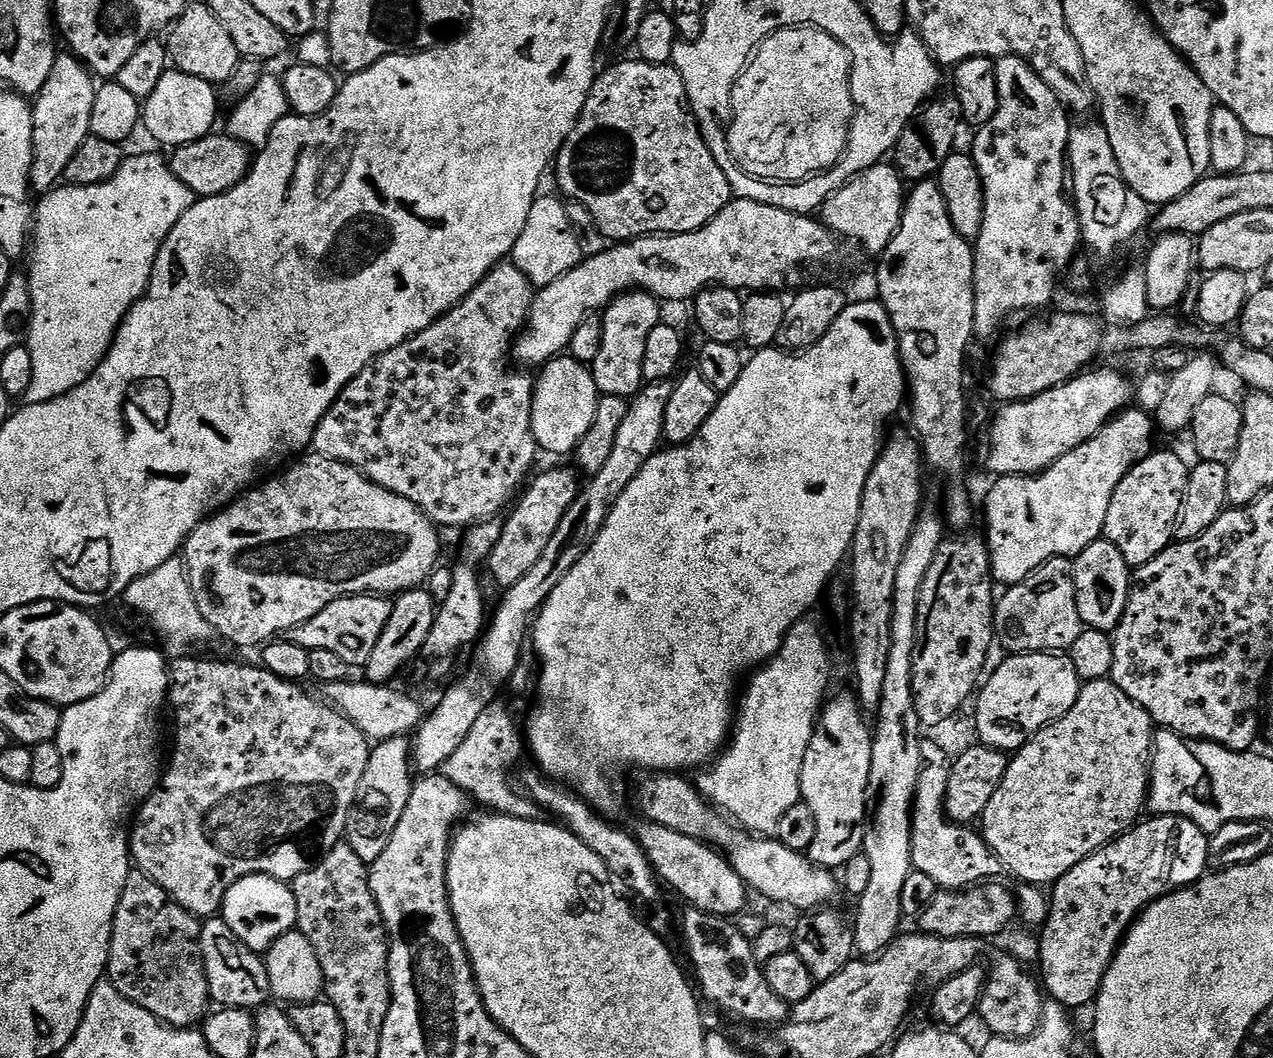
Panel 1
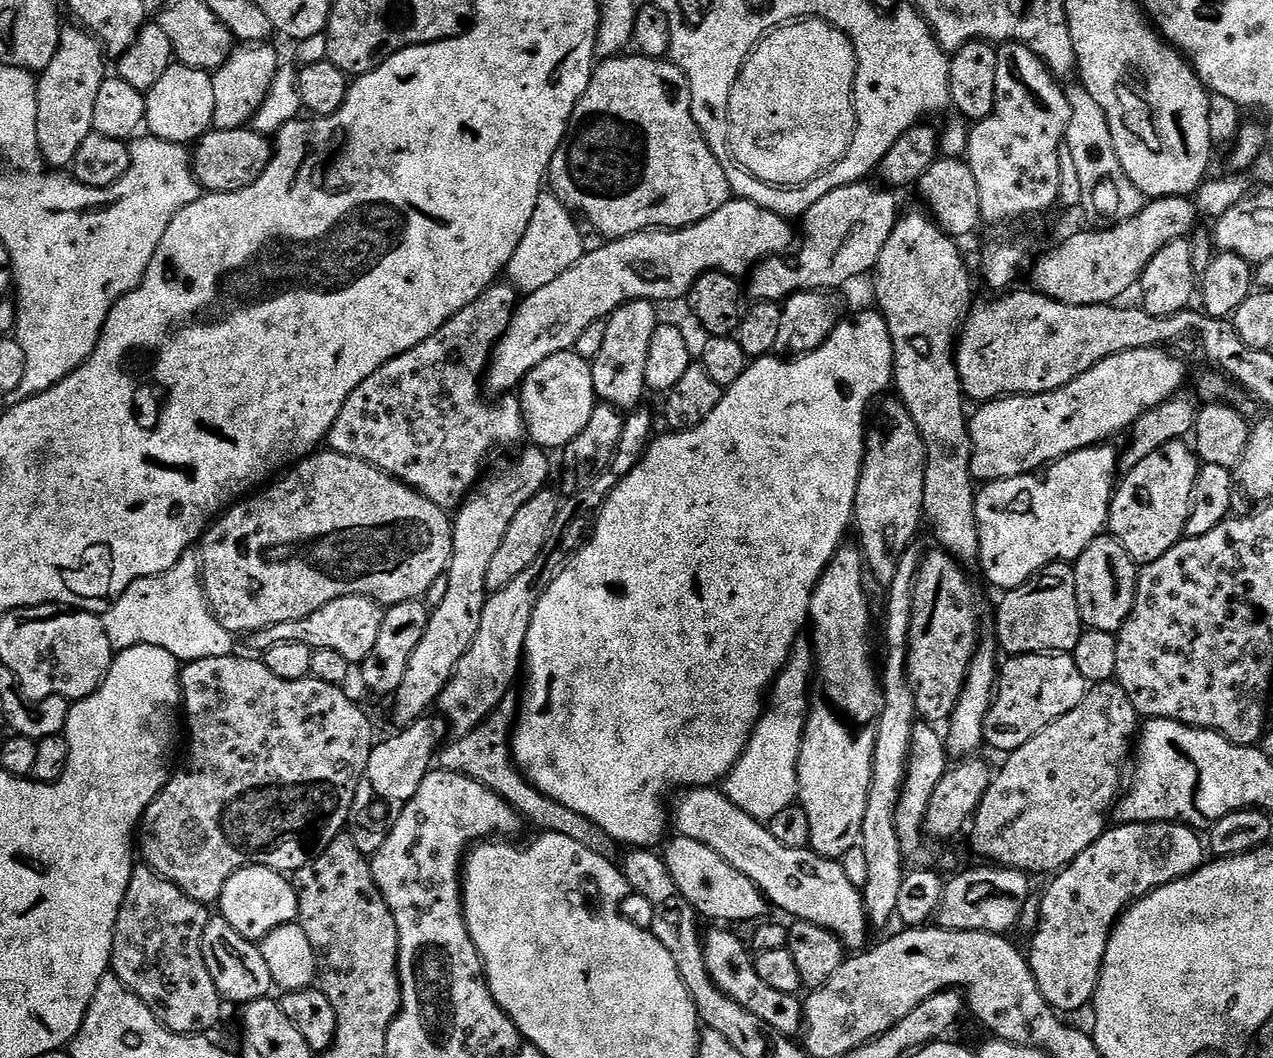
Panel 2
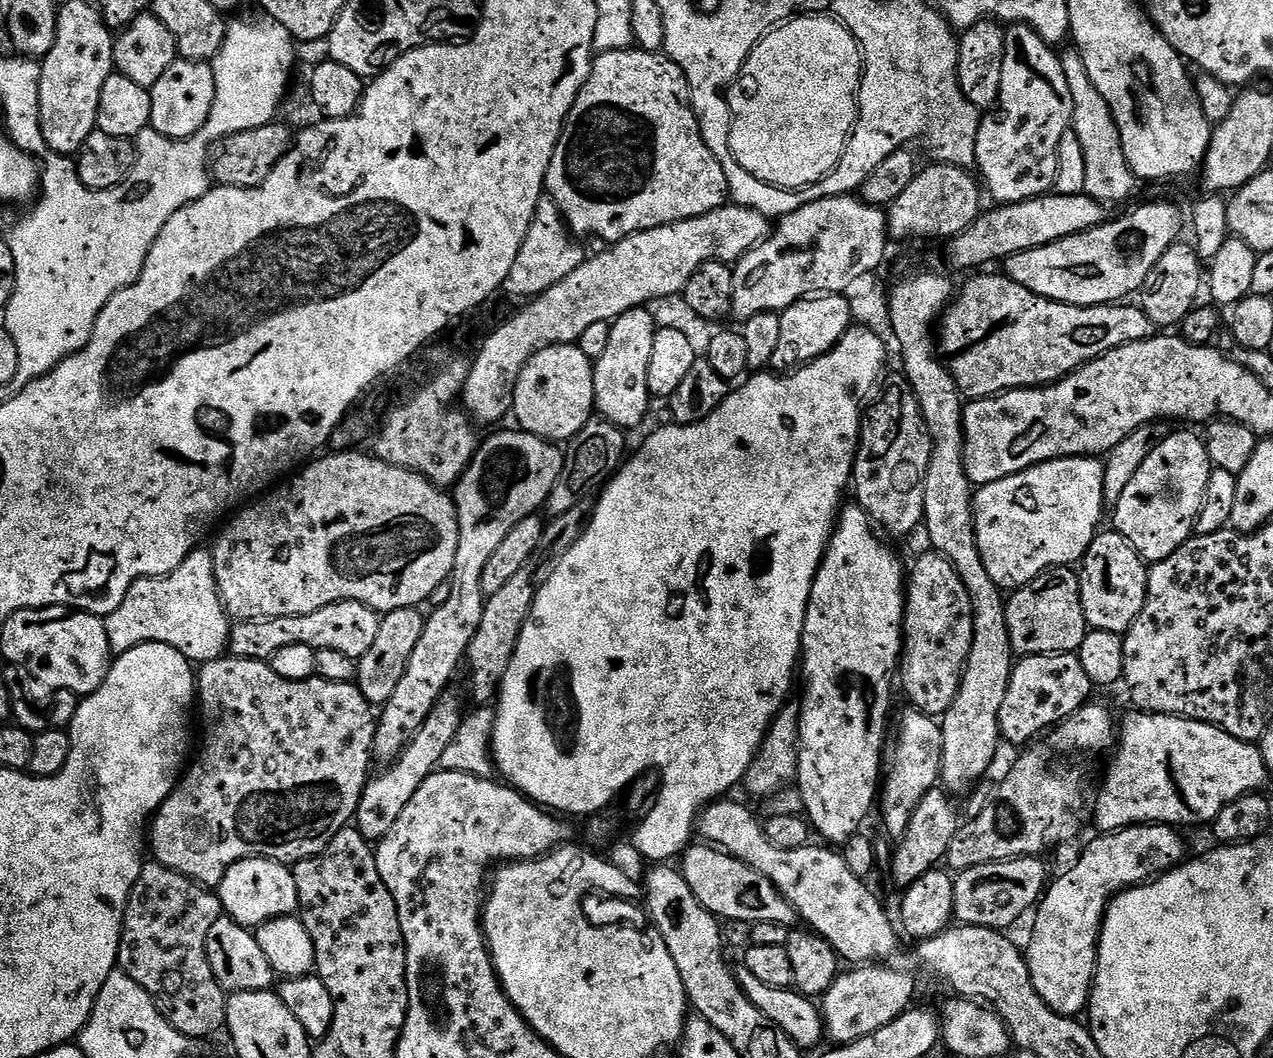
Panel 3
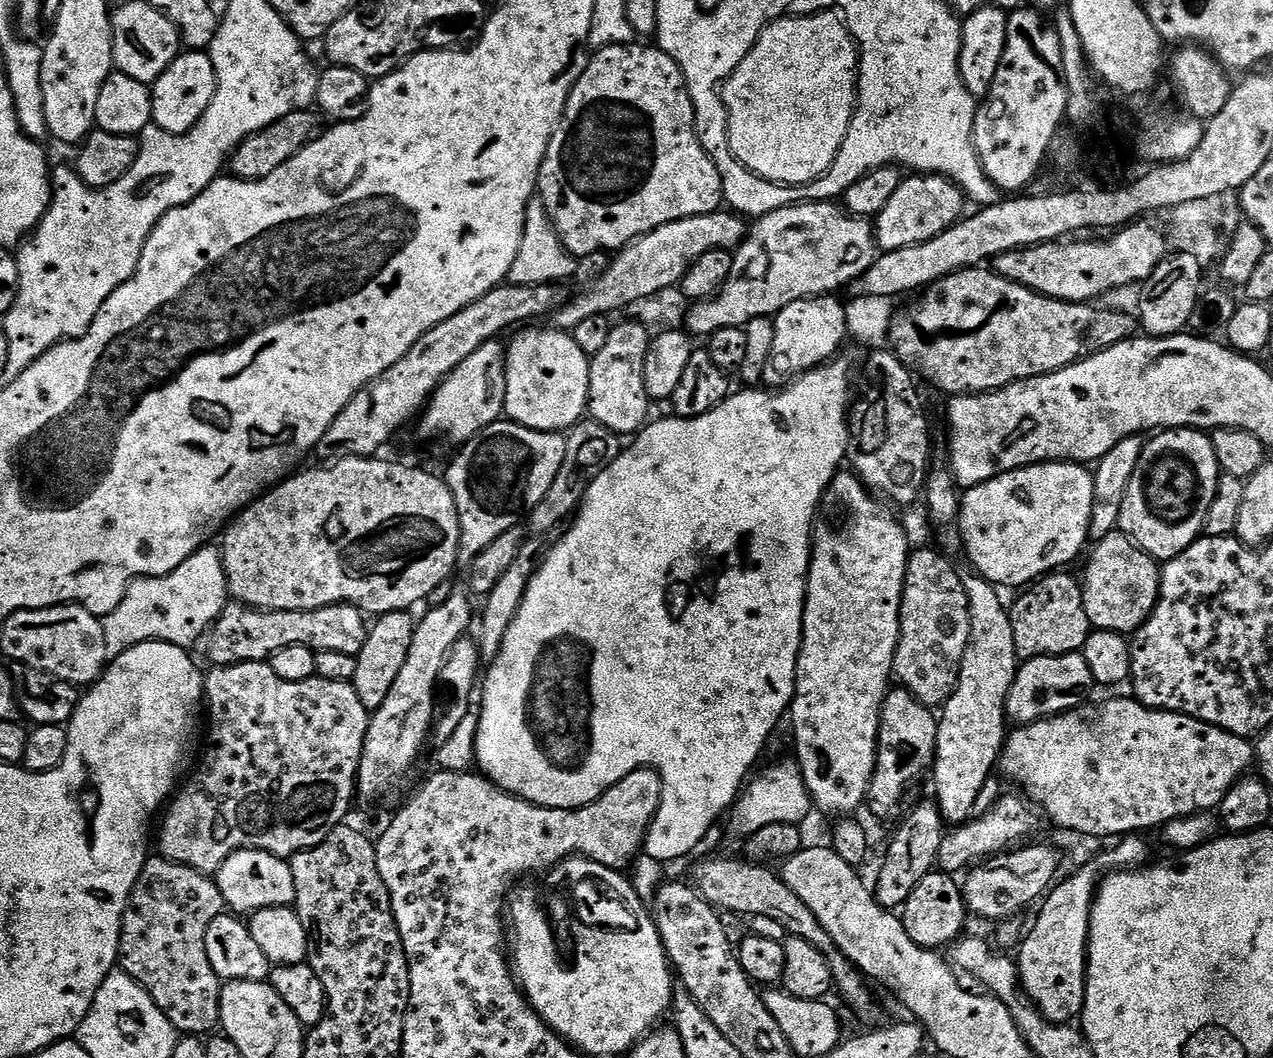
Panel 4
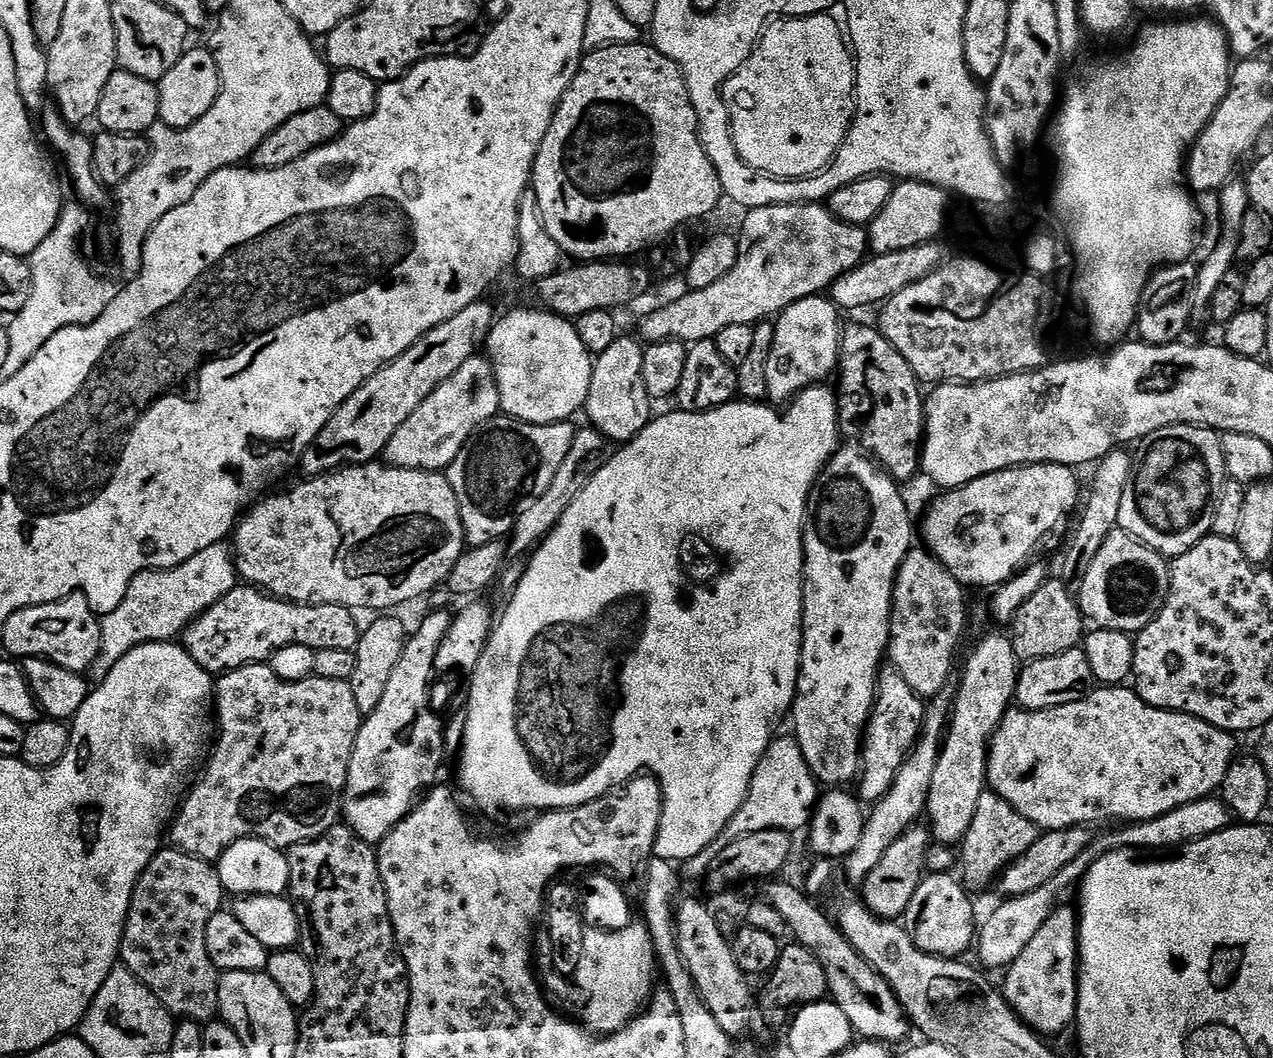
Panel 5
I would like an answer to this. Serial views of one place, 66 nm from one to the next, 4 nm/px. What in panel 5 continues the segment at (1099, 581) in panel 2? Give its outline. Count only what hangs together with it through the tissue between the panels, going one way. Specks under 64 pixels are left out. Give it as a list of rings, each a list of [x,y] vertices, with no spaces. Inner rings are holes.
[[[1119,526],[1110,538],[1102,542],[1098,558],[1094,558],[1090,570],[1079,581],[1078,603],[1080,611],[1096,628],[1109,628],[1135,634],[1143,630],[1155,618],[1168,601],[1172,570],[1169,561],[1161,552],[1135,540]]]

